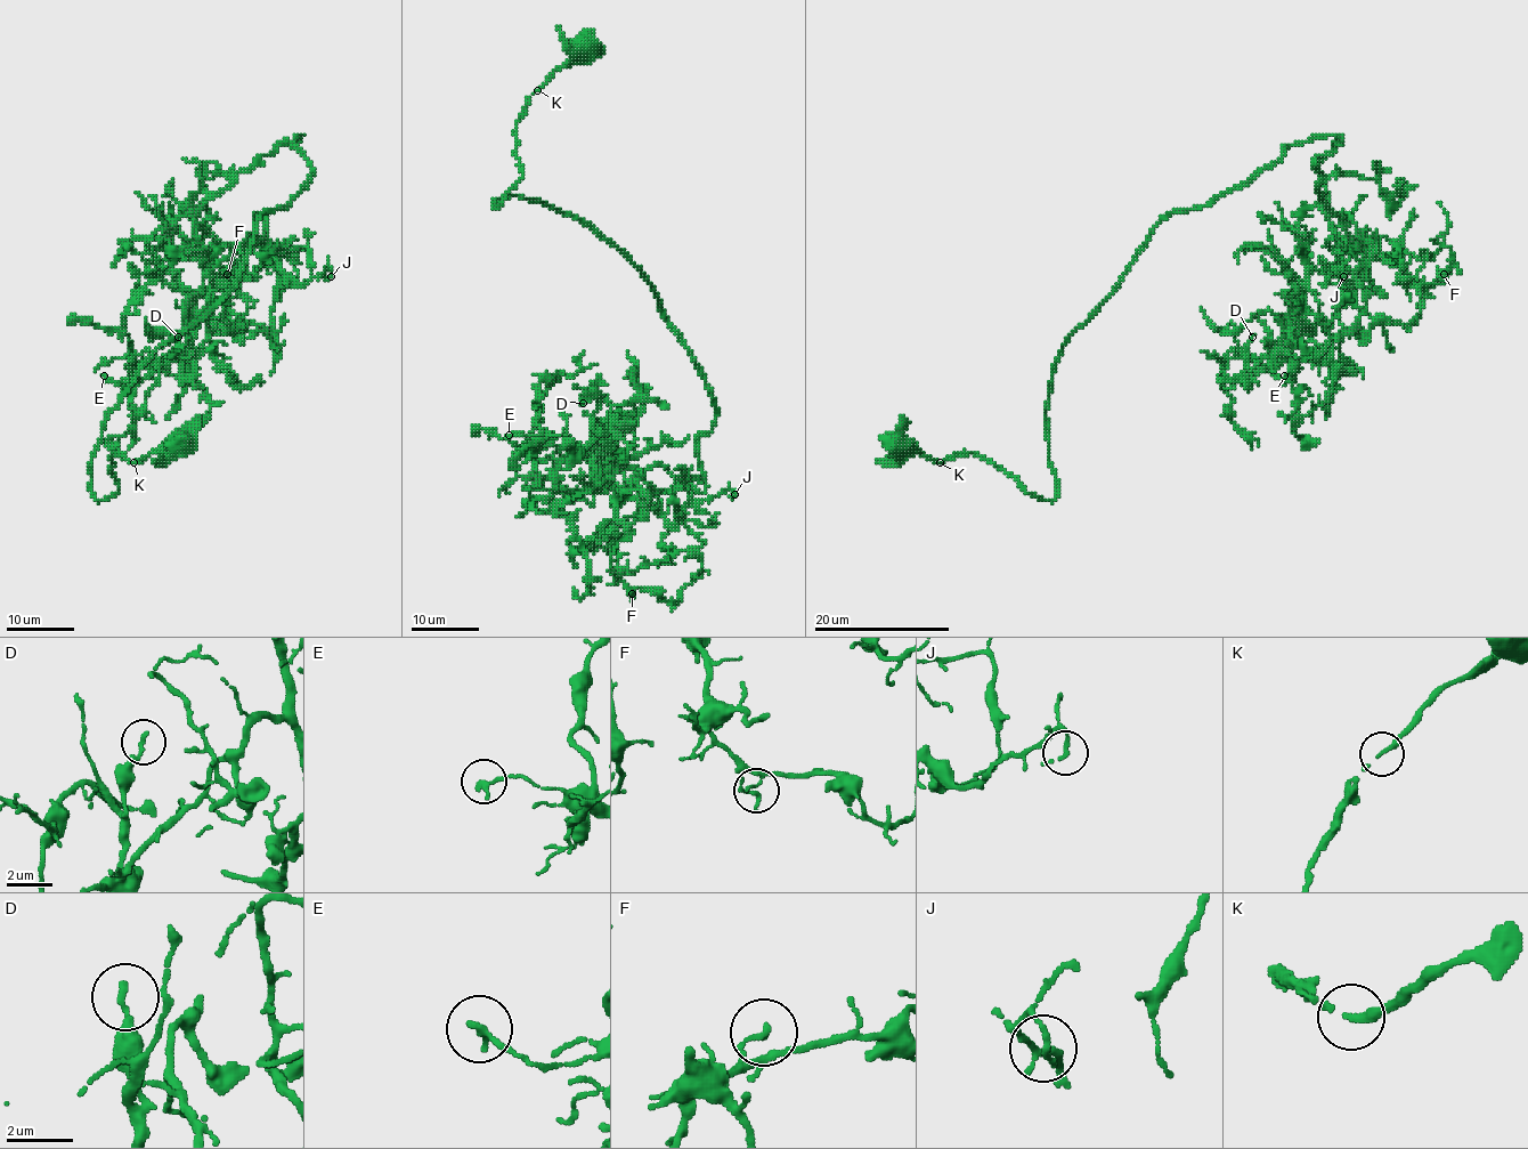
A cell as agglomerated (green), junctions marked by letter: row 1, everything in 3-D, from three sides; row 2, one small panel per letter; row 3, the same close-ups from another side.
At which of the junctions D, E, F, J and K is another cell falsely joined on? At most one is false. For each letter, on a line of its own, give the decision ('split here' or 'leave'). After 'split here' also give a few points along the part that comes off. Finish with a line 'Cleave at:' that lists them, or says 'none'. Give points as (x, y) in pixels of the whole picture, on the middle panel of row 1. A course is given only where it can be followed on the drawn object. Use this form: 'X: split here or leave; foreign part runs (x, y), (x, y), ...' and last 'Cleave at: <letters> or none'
D: leave
E: leave
F: leave
J: leave
K: leave
Cleave at: none

